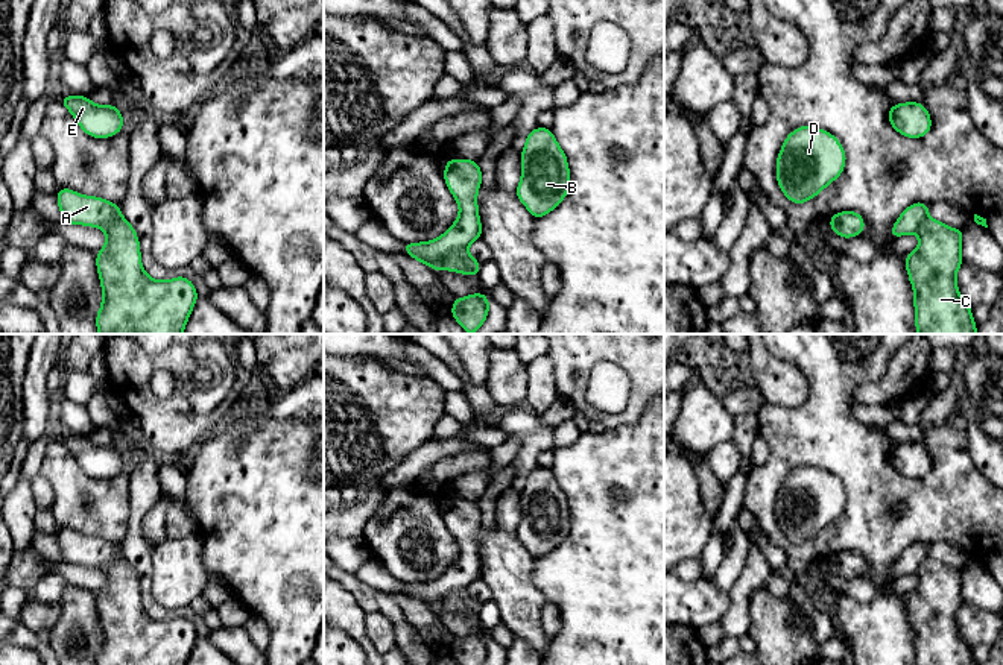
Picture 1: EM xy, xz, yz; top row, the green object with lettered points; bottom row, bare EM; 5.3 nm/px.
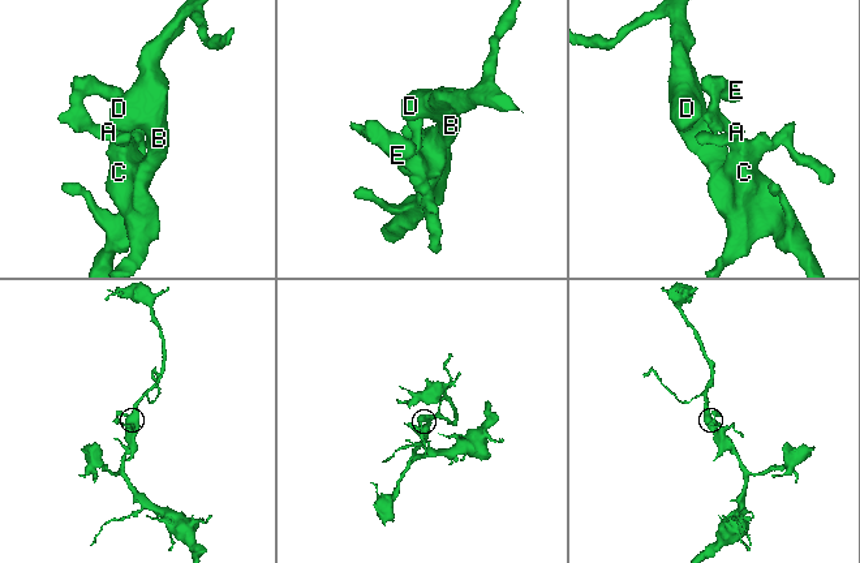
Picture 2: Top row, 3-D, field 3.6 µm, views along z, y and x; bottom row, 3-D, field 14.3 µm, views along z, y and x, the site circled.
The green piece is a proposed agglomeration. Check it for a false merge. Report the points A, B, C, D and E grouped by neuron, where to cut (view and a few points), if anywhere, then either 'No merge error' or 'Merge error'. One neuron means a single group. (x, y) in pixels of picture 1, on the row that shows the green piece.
Groups: A E / B C D. Split along xz (465, 248), (452, 251), (436, 269). Merge error

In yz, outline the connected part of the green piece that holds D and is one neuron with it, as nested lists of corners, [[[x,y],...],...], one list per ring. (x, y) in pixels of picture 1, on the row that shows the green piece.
[[[799,126],[789,134],[777,158],[777,181],[795,205],[818,196],[837,179],[846,156],[839,140],[819,128]]]

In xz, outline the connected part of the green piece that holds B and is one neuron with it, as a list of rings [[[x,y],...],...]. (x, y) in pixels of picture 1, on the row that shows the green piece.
[[[535,128],[526,135],[521,153],[521,181],[515,196],[533,219],[547,216],[570,191],[567,155],[552,129]]]

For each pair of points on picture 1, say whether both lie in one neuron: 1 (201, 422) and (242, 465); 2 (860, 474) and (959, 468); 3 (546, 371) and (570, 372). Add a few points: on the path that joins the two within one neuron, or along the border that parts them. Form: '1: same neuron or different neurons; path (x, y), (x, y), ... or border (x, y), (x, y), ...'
1: different neurons; border (202, 439), (192, 451)
2: same neuron; path (885, 489), (935, 488)
3: different neurons; border (547, 354), (553, 363), (553, 381), (561, 397)

